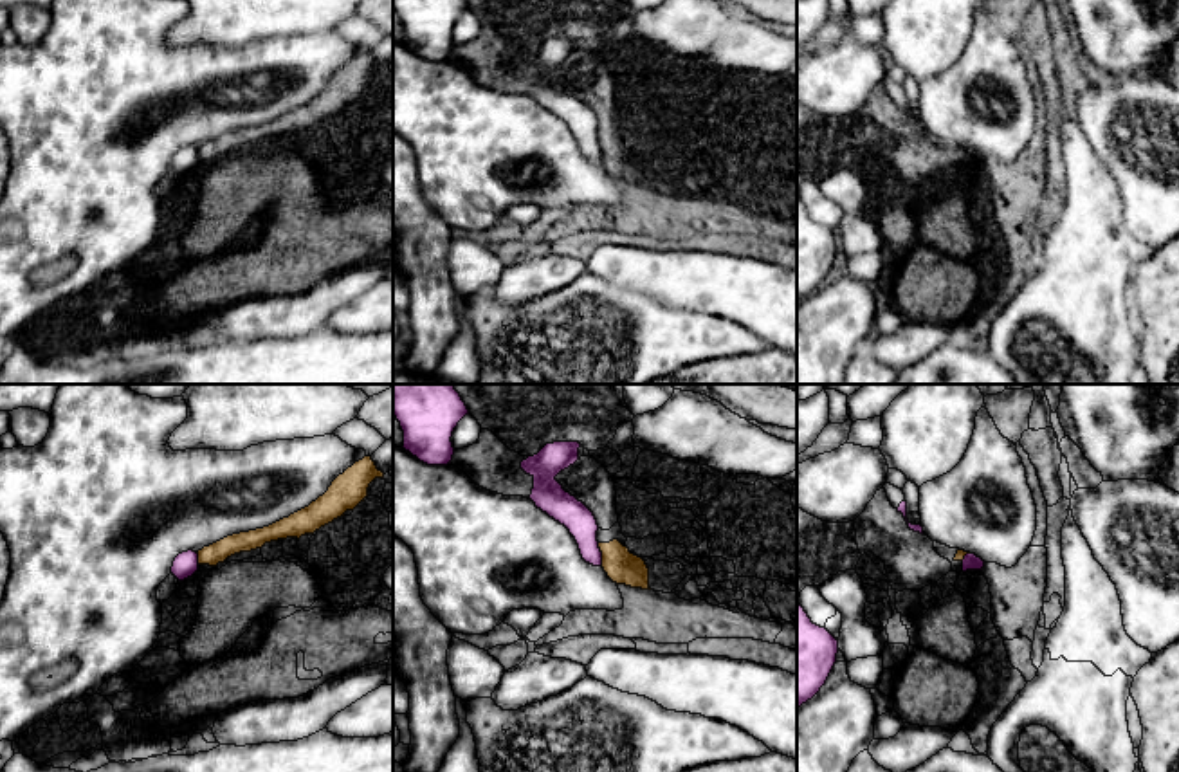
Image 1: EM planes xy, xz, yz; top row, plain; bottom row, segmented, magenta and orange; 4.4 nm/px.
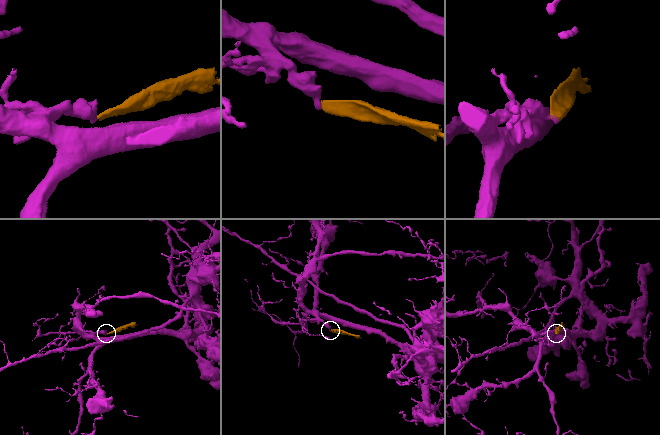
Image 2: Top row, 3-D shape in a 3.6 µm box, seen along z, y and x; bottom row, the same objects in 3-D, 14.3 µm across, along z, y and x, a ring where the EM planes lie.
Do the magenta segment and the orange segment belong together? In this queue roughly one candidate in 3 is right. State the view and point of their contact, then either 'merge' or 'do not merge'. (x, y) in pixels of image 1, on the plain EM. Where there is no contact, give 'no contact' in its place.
xz (601, 150) | do not merge

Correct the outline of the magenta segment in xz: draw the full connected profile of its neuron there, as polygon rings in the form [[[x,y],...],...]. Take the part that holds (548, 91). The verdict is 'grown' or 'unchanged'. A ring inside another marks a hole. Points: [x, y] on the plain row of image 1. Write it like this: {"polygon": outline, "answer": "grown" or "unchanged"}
{"polygon": [[[579,38],[546,40],[537,51],[523,56],[521,65],[534,74],[530,96],[535,103],[570,126],[586,159],[600,162],[602,148],[593,108],[555,76],[561,67],[579,56],[579,43]]], "answer": "unchanged"}

